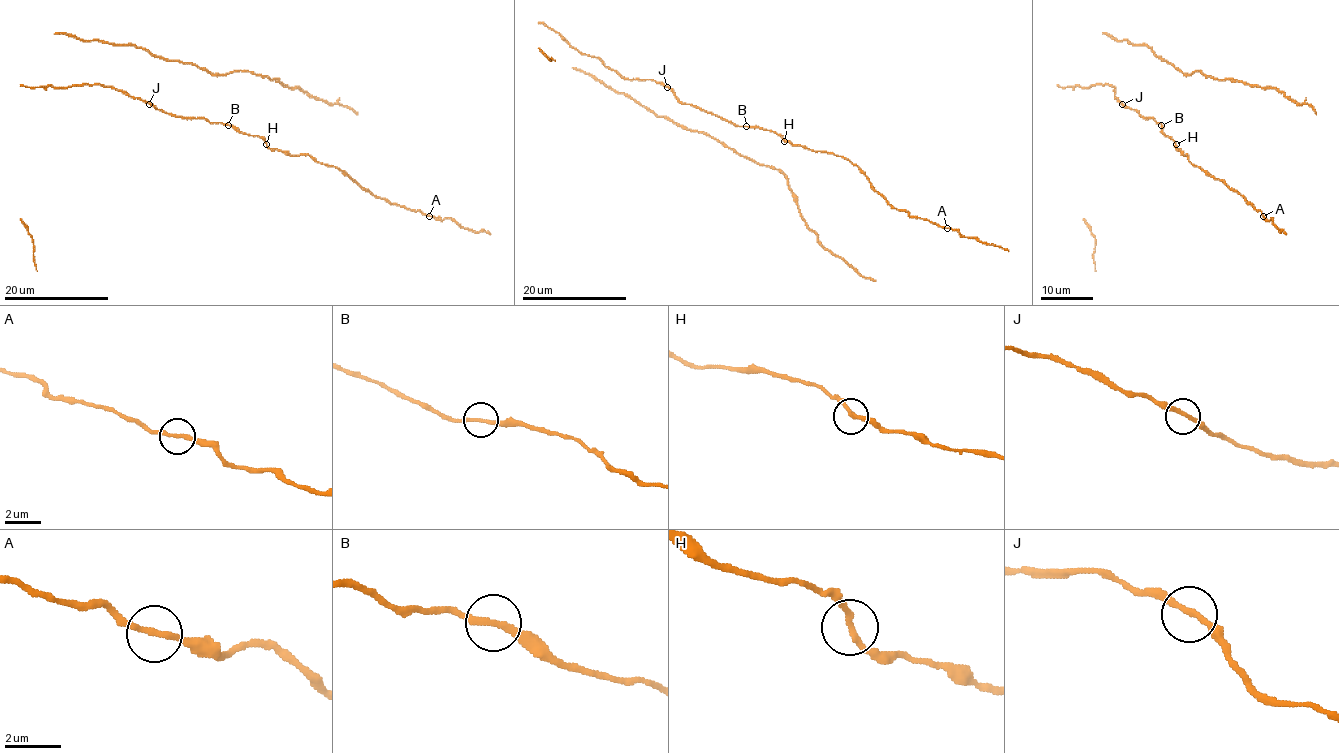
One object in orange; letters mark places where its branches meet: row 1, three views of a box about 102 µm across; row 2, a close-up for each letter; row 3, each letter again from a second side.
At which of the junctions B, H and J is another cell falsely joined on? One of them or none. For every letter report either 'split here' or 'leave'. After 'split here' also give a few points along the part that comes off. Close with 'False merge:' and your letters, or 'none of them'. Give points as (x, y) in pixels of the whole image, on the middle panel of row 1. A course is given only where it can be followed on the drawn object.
B: leave
H: leave
J: leave
False merge: none of them

